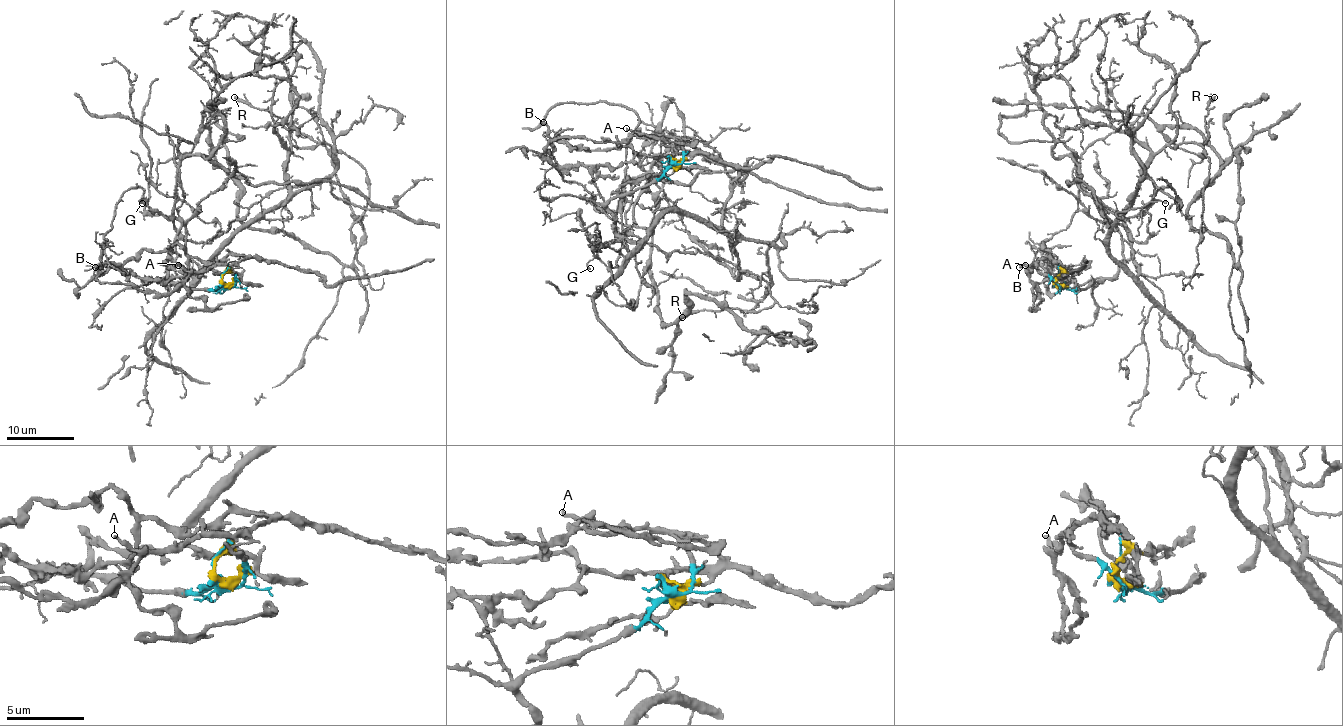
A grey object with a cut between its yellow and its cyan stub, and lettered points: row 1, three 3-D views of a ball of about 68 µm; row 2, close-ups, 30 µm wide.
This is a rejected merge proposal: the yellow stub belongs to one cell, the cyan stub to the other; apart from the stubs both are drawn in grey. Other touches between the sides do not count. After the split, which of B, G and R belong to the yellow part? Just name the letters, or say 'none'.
B

